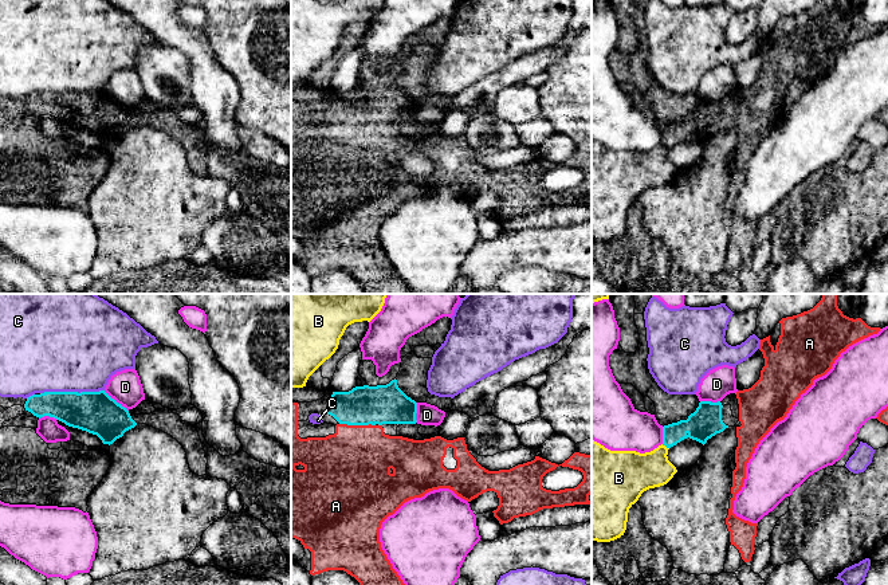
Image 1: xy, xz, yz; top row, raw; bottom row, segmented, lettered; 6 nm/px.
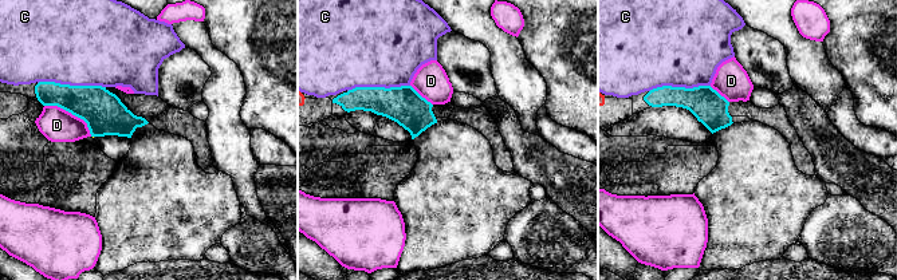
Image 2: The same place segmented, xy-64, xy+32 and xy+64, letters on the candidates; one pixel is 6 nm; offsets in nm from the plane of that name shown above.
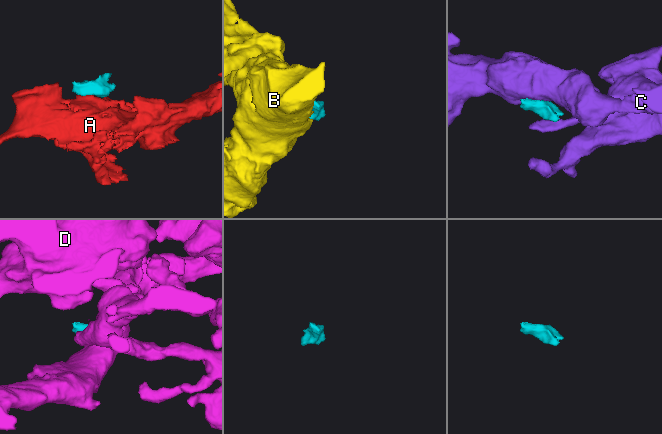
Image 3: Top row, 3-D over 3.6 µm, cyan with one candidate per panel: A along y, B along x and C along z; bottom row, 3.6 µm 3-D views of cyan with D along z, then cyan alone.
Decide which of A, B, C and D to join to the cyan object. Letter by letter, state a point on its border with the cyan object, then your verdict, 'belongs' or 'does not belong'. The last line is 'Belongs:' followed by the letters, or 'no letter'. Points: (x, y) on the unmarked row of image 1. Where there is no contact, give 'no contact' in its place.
A: xz (357, 124) | belongs
B: yz (666, 145) | does not belong
C: xy (71, 91) | does not belong
D: xy (114, 99) | does not belong
Belongs: A

